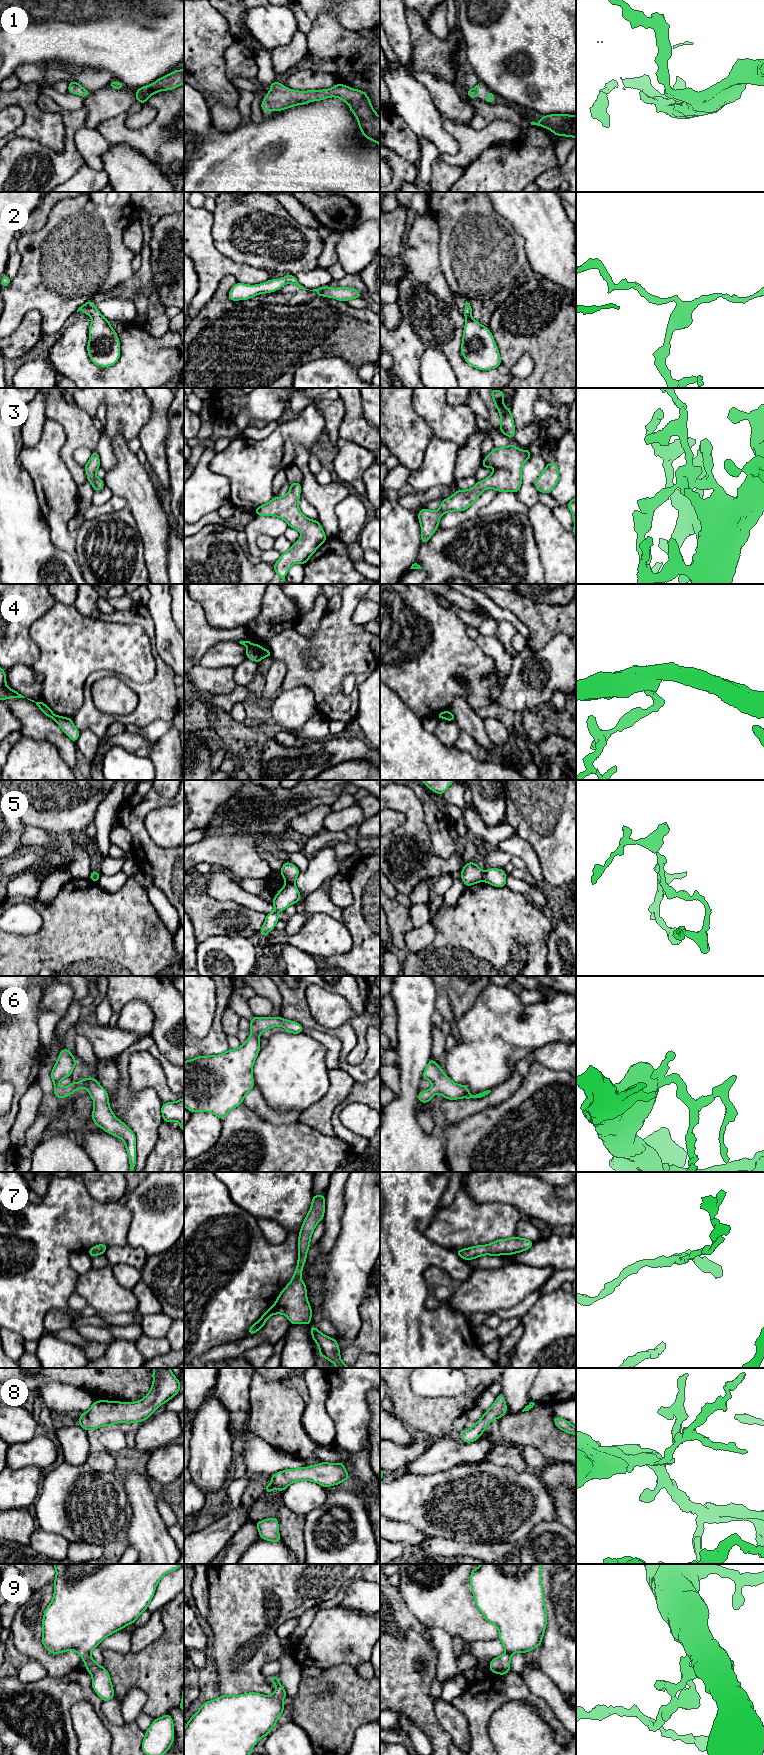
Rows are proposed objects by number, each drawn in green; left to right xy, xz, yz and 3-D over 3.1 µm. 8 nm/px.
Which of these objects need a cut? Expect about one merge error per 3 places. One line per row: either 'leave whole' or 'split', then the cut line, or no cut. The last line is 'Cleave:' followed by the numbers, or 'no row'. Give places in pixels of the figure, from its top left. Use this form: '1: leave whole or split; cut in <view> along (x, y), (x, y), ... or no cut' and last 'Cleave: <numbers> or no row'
1: leave whole; no cut
2: leave whole; no cut
3: leave whole; no cut
4: split; cut in xy along (54, 715), (52, 717)
5: split; cut in xz along (286, 882), (293, 883)
6: leave whole; no cut
7: leave whole; no cut
8: leave whole; no cut
9: leave whole; no cut
Cleave: 4, 5

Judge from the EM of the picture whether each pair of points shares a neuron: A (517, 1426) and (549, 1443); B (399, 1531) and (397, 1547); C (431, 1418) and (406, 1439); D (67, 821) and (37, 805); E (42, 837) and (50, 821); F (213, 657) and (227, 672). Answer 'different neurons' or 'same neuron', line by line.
A: same neuron
B: different neurons
C: different neurons
D: same neuron
E: different neurons
F: different neurons

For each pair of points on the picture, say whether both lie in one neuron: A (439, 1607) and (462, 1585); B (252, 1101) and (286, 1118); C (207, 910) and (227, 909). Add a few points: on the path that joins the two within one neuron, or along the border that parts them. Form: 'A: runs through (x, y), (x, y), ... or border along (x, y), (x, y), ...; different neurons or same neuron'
A: runs through (445, 1601), (456, 1590); same neuron
B: runs through (260, 1106), (269, 1114), (278, 1117); same neuron
C: runs through (212, 910), (222, 910); same neuron

